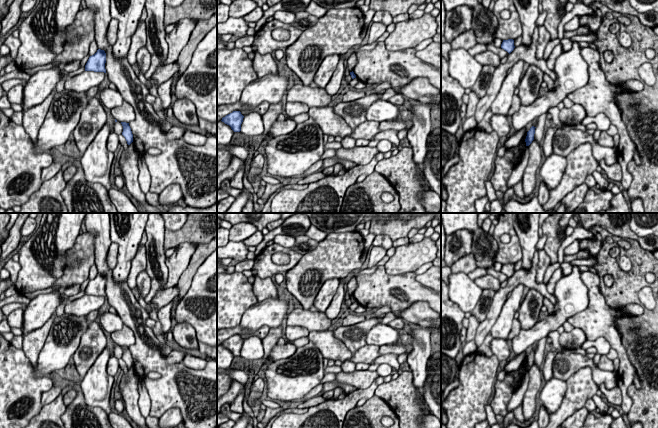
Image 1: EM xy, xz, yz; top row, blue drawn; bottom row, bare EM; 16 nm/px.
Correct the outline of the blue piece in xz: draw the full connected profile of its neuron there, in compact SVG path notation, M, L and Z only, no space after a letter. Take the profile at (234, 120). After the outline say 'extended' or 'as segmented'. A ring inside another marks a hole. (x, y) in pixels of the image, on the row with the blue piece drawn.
M233 111L232 113L223 117L221 121L229 125L234 132L240 132L243 118L244 116L240 111Z; as segmented

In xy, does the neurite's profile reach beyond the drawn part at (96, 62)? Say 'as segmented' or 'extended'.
as segmented

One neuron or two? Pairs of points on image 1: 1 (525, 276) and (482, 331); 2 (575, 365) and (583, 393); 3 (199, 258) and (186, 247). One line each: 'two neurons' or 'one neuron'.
1: one neuron
2: two neurons
3: two neurons

